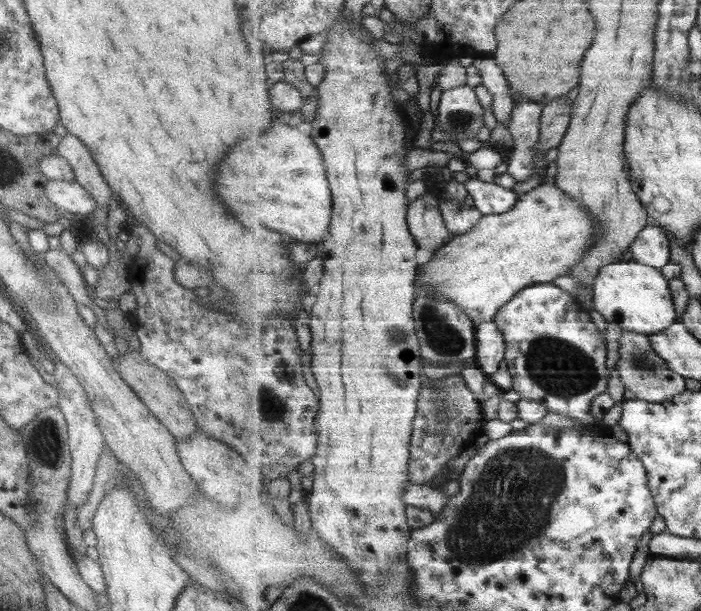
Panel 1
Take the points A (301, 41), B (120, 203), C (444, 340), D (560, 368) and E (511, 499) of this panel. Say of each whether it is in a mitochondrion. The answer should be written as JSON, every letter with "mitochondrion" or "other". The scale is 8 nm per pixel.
{"A":"other","B":"other","C":"mitochondrion","D":"mitochondrion","E":"mitochondrion"}

